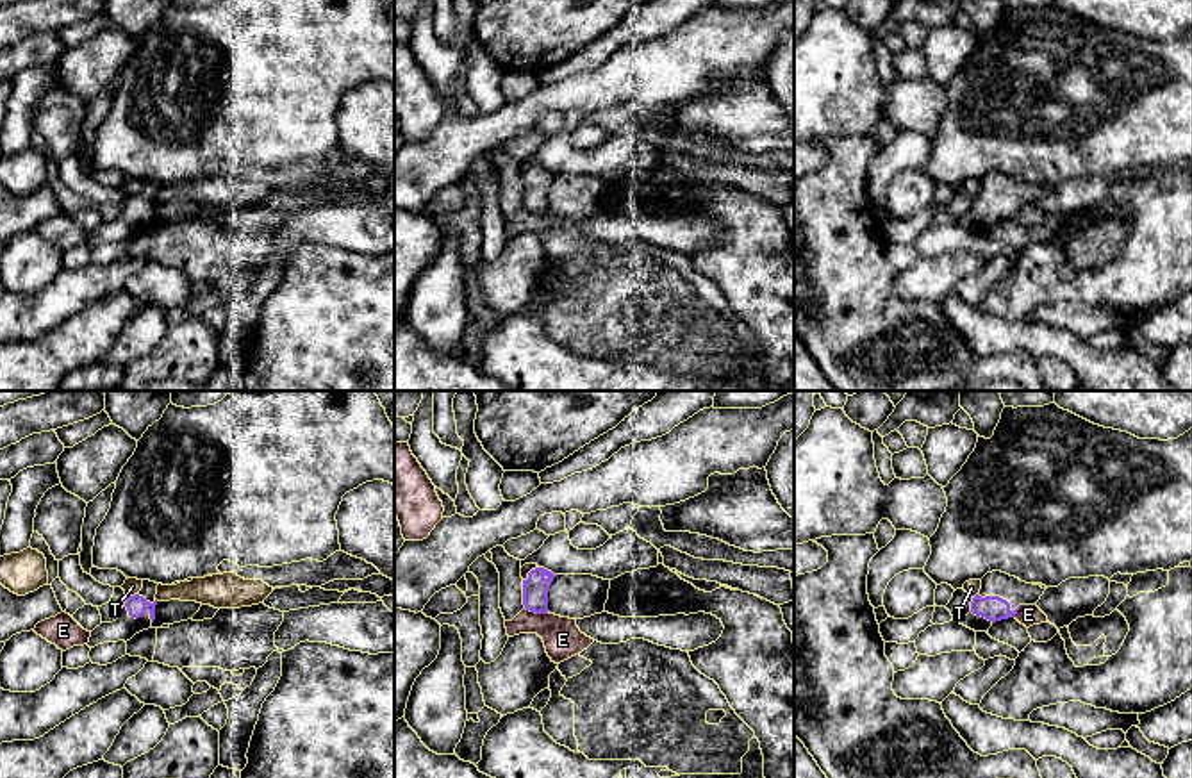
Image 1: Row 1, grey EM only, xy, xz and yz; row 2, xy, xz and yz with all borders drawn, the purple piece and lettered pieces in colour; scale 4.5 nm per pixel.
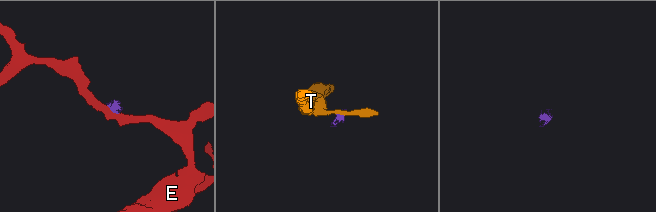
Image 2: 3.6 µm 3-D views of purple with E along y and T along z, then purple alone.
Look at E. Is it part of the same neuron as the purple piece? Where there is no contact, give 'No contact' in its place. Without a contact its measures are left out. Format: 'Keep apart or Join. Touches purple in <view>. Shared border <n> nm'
Keep apart. Touches purple in xz. Shared border 110 nm

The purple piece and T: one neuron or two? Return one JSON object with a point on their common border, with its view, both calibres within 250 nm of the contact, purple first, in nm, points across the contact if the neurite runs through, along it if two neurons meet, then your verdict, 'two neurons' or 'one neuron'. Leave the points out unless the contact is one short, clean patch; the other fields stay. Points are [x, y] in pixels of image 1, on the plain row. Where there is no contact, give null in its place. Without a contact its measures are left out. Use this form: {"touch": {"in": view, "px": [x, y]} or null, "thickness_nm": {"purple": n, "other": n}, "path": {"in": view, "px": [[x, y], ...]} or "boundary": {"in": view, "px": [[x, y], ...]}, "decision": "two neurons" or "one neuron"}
{"touch": {"in": "xy", "px": [134, 195]}, "thickness_nm": {"purple": 90, "other": 80}, "boundary": {"in": "xy", "px": [[138, 193], [127, 197]]}, "decision": "two neurons"}

